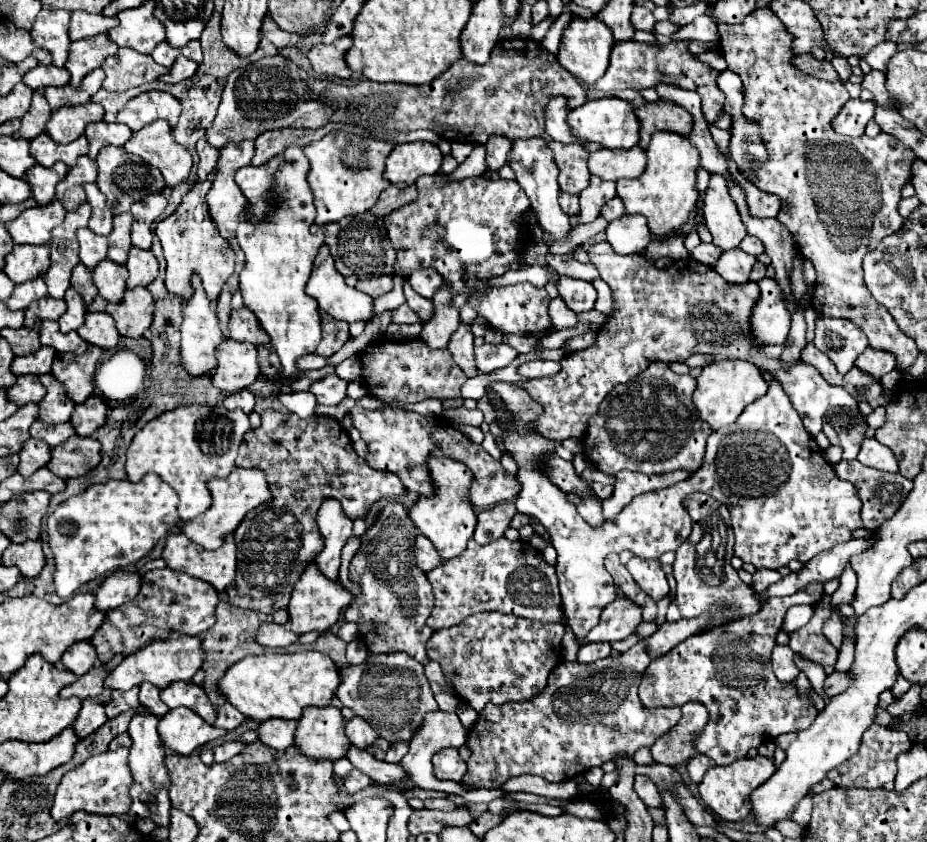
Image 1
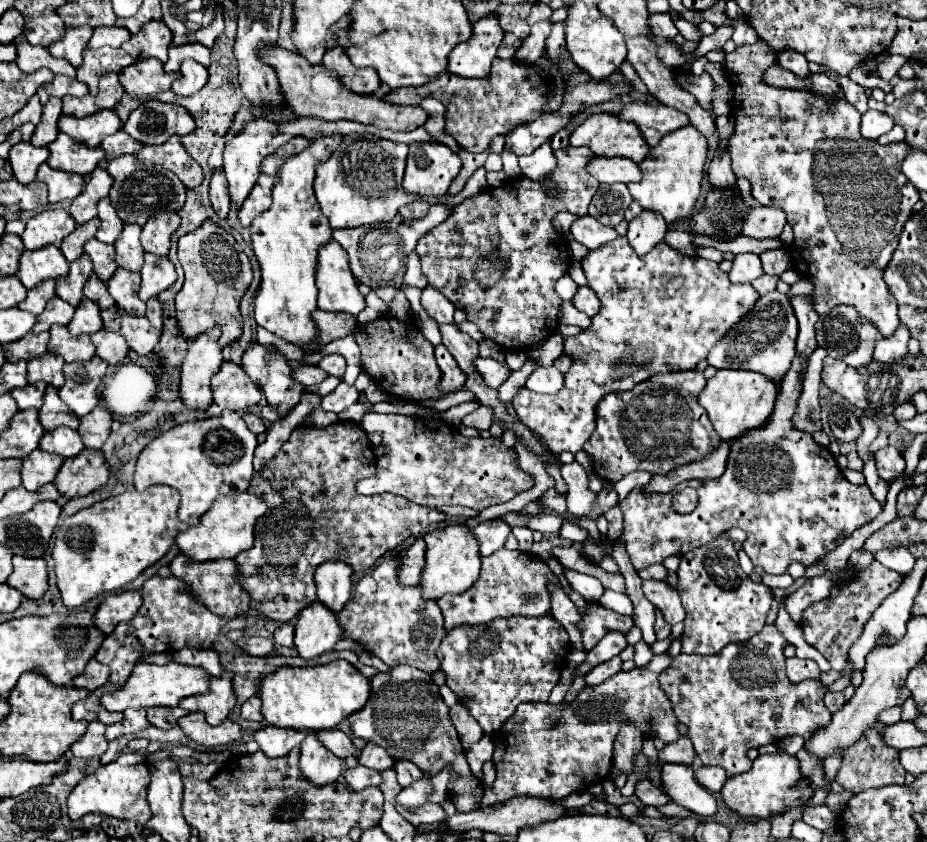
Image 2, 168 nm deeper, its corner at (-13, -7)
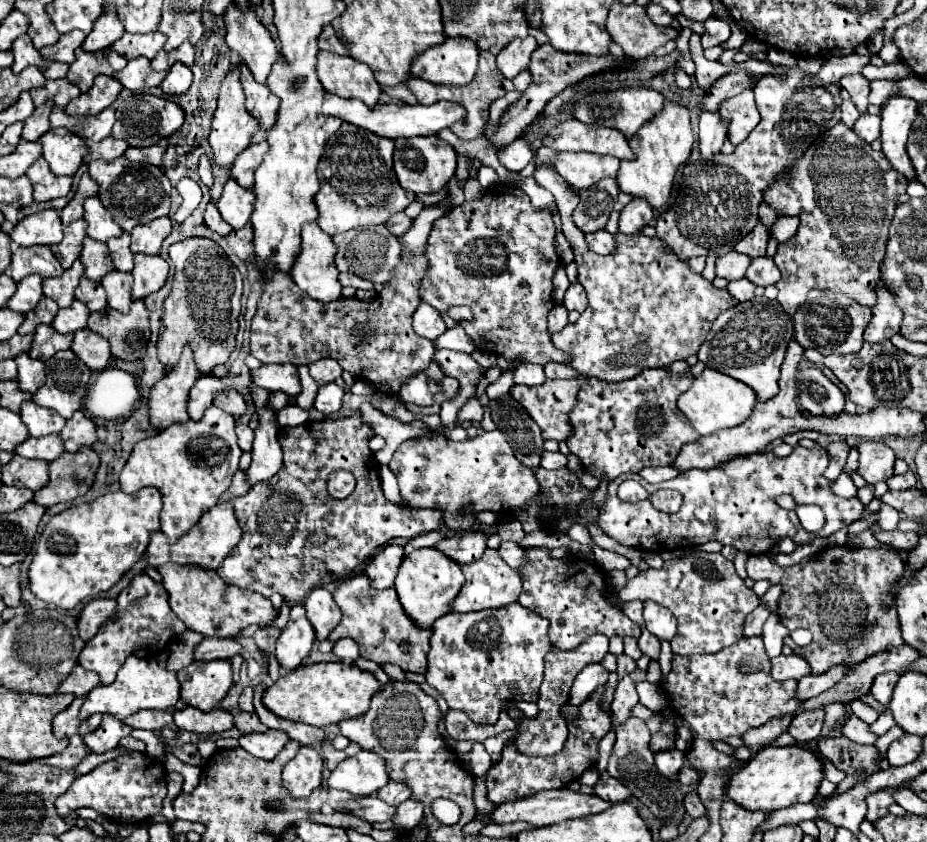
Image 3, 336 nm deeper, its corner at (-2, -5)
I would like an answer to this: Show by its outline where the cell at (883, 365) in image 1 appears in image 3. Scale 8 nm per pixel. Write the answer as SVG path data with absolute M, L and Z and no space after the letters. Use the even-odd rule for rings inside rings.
M878 282L876 292L878 292L878 304L872 308L872 322L864 332L864 340L872 344L890 340L894 334L898 334L902 322L902 310L894 304L890 292L882 282Z

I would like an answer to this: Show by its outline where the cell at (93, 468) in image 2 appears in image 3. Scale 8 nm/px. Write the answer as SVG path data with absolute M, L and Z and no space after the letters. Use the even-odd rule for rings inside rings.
M92 448L78 450L76 454L64 452L58 460L54 460L50 464L50 482L44 488L40 488L38 492L34 492L34 502L48 508L48 506L54 506L58 502L70 502L76 496L84 496L94 482L96 470L98 470L98 454Z

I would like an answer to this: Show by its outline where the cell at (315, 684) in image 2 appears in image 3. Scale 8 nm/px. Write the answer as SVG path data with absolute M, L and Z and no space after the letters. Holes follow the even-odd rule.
M320 662L300 666L296 670L290 670L286 676L278 678L270 688L266 688L262 702L270 712L274 712L280 718L326 728L340 720L364 714L370 706L370 698L378 690L378 680L370 672L356 668L356 664Z

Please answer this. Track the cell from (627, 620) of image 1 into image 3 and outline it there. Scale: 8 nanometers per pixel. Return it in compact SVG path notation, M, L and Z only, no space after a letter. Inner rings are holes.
M600 634L586 638L584 644L580 644L576 650L570 650L570 652L564 652L558 648L550 650L550 654L546 656L544 682L540 686L540 698L538 698L540 714L534 720L524 718L520 722L520 736L516 738L516 746L522 754L550 756L550 754L556 754L564 746L566 736L568 736L568 726L566 726L566 720L560 718L560 706L564 702L568 702L570 686L572 686L572 680L576 678L576 674L590 662L602 662L606 652L608 652L608 638L604 638Z

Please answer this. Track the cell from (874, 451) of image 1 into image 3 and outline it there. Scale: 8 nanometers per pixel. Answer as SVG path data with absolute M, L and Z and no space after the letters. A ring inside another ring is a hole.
M870 440L870 442L858 444L858 452L860 452L858 474L868 484L876 484L876 482L888 480L892 476L896 454L890 446Z

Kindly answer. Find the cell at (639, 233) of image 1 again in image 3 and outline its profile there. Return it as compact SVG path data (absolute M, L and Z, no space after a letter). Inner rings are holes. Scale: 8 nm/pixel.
M634 198L622 212L620 212L620 222L618 222L618 230L622 234L640 234L640 230L644 226L650 224L652 220L652 206L644 200L644 198Z

